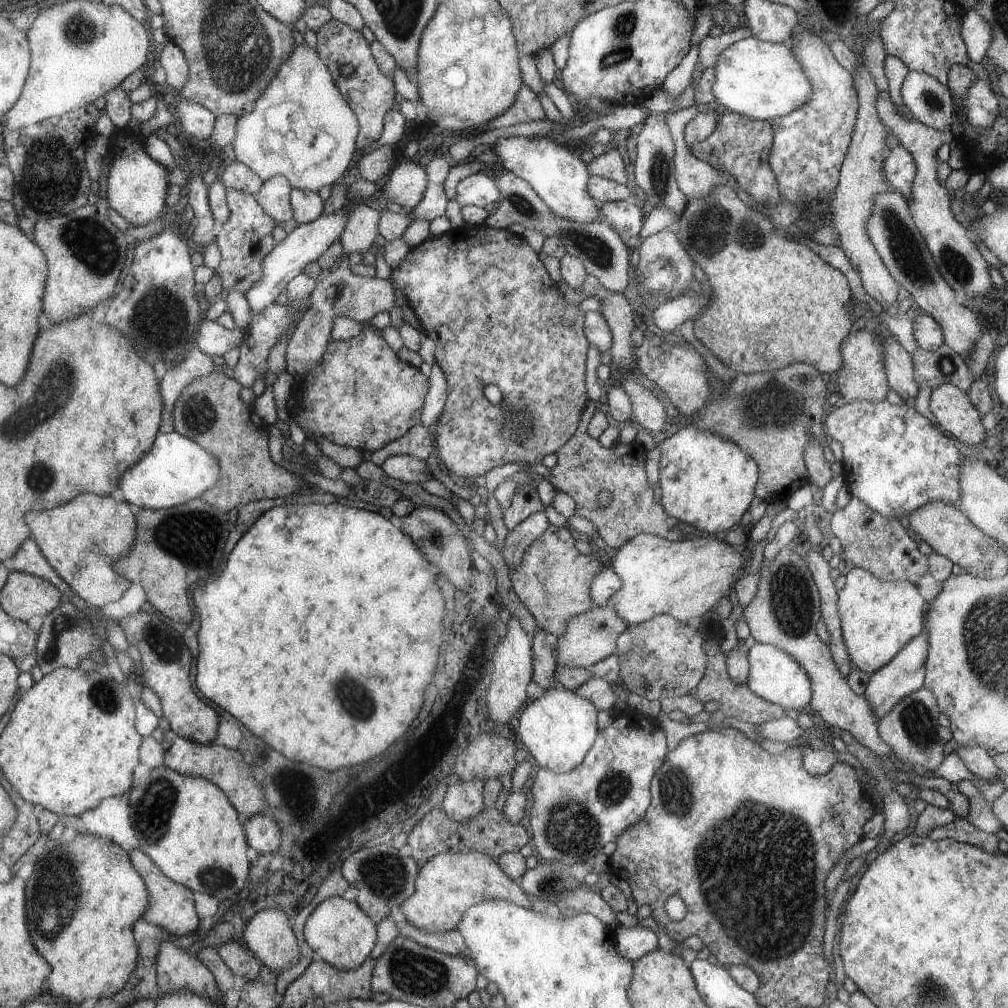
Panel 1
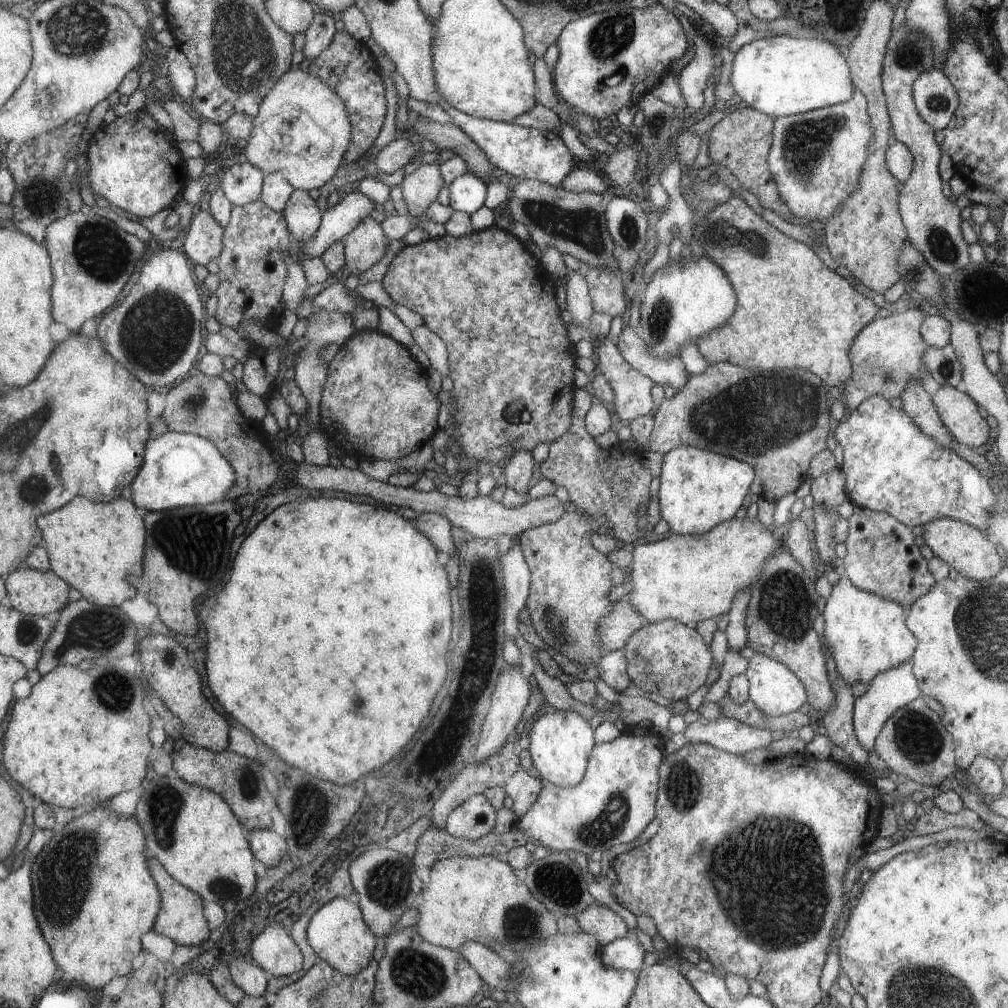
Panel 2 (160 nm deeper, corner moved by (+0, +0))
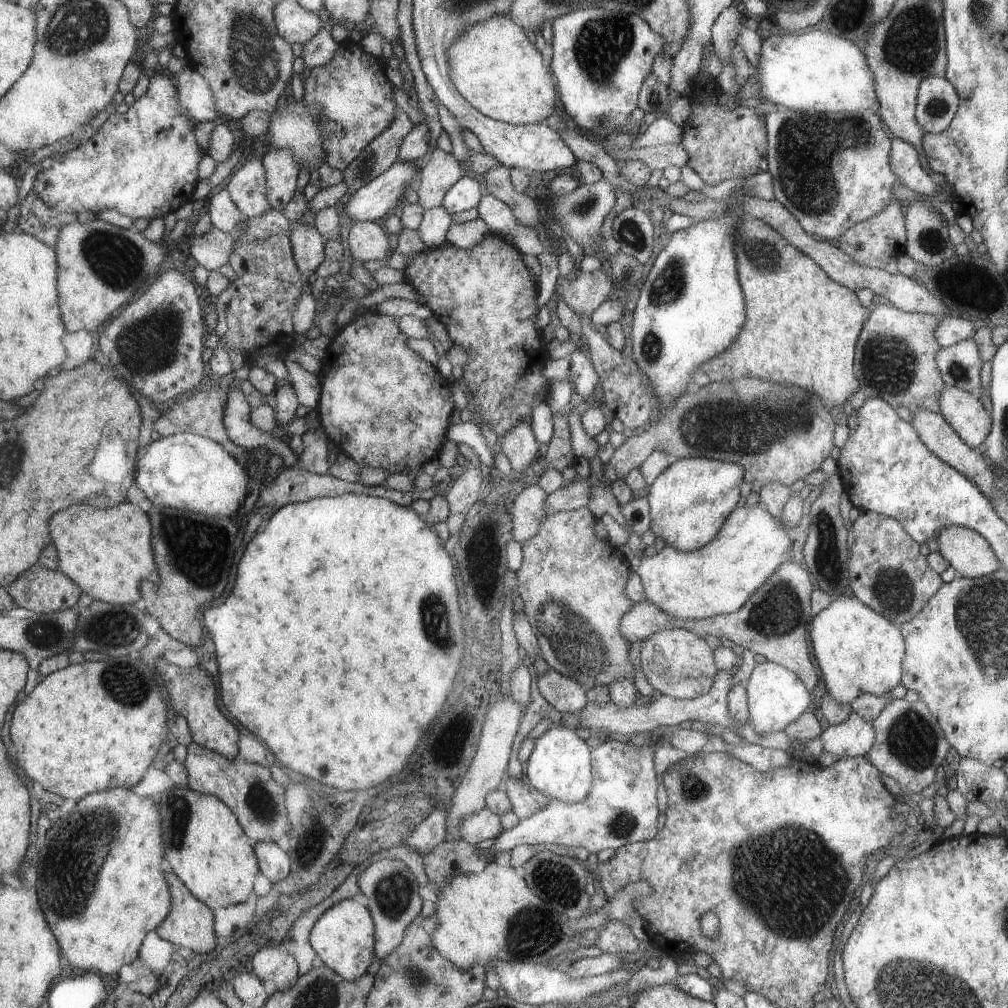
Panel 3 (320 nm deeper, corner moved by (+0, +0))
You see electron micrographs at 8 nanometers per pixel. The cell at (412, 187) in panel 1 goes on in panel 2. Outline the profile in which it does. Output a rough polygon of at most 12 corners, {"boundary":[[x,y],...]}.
{"boundary":[[436,162],[419,165],[400,186],[408,213],[435,202],[445,180]]}

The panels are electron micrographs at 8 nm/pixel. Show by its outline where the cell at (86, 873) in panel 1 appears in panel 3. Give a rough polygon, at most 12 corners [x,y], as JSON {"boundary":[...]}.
{"boundary":[[88,794],[35,887],[67,962],[119,974],[171,912],[152,797]]}

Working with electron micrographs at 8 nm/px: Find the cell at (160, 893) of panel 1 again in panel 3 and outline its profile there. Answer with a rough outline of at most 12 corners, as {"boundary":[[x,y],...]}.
{"boundary":[[173,872],[171,912],[159,938],[205,954],[215,946],[212,909]]}

